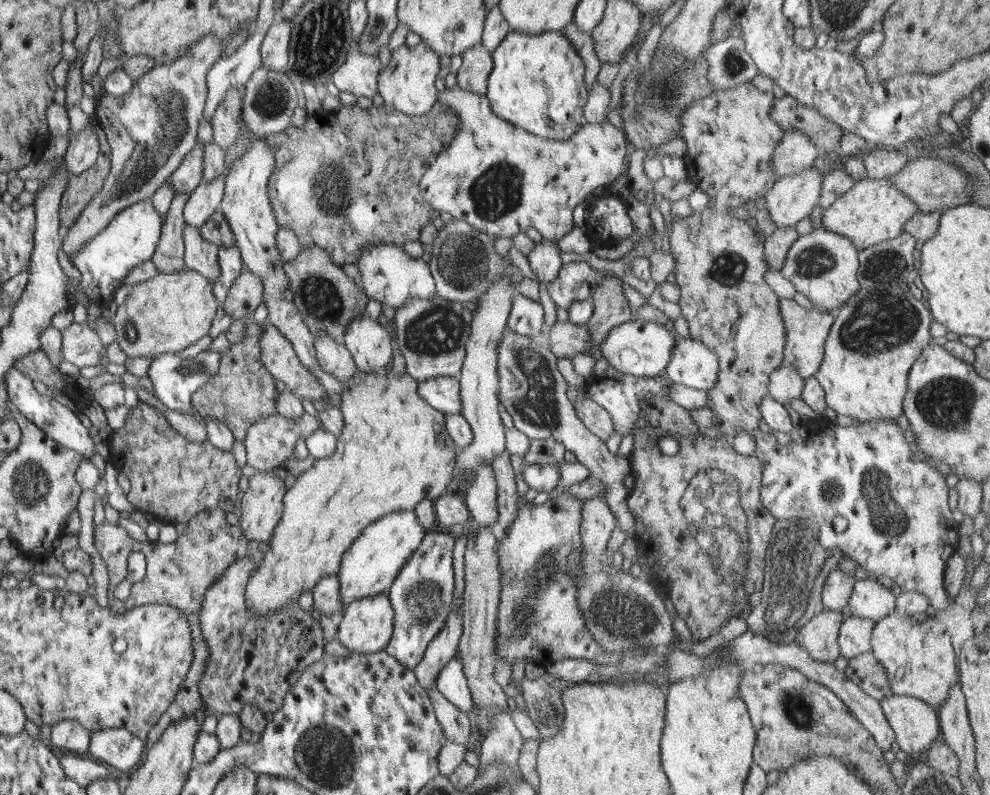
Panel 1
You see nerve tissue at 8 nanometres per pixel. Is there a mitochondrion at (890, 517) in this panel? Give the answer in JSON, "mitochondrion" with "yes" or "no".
{"mitochondrion":"yes"}

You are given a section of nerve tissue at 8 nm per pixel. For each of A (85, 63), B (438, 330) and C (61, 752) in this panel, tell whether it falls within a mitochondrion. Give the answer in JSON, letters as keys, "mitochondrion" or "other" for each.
{"A":"other","B":"mitochondrion","C":"other"}

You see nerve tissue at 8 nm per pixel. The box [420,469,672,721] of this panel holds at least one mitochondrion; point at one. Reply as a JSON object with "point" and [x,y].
{"point":[621,615]}

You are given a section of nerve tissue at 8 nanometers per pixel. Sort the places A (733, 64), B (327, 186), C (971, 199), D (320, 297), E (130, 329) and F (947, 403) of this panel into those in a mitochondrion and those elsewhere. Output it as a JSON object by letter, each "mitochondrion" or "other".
{"A":"mitochondrion","B":"mitochondrion","C":"other","D":"mitochondrion","E":"mitochondrion","F":"mitochondrion"}

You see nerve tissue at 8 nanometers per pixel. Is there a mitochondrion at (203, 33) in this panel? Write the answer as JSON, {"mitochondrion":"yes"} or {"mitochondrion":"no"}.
{"mitochondrion":"no"}

